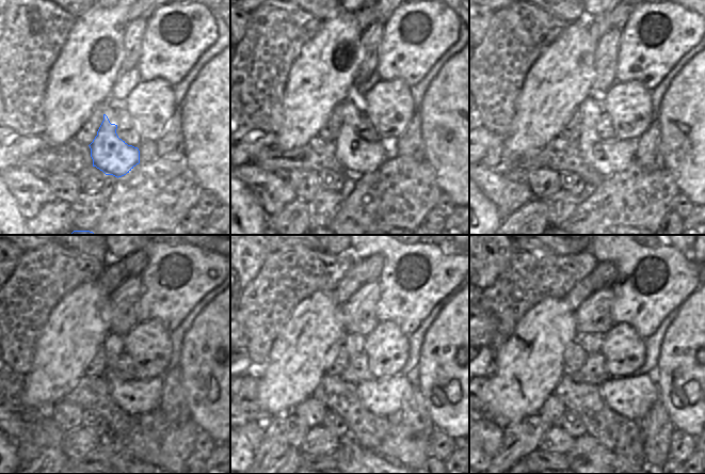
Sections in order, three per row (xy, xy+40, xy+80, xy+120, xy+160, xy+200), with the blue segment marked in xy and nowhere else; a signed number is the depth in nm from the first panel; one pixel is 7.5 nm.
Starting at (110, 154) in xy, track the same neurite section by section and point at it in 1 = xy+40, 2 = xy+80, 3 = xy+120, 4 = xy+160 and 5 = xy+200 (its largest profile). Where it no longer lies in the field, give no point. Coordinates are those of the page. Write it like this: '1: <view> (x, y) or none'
1: xy+40 (357, 157)
2: xy+80 (608, 158)
3: xy+120 (135, 397)
4: xy+160 (382, 396)
5: xy+200 (633, 396)

